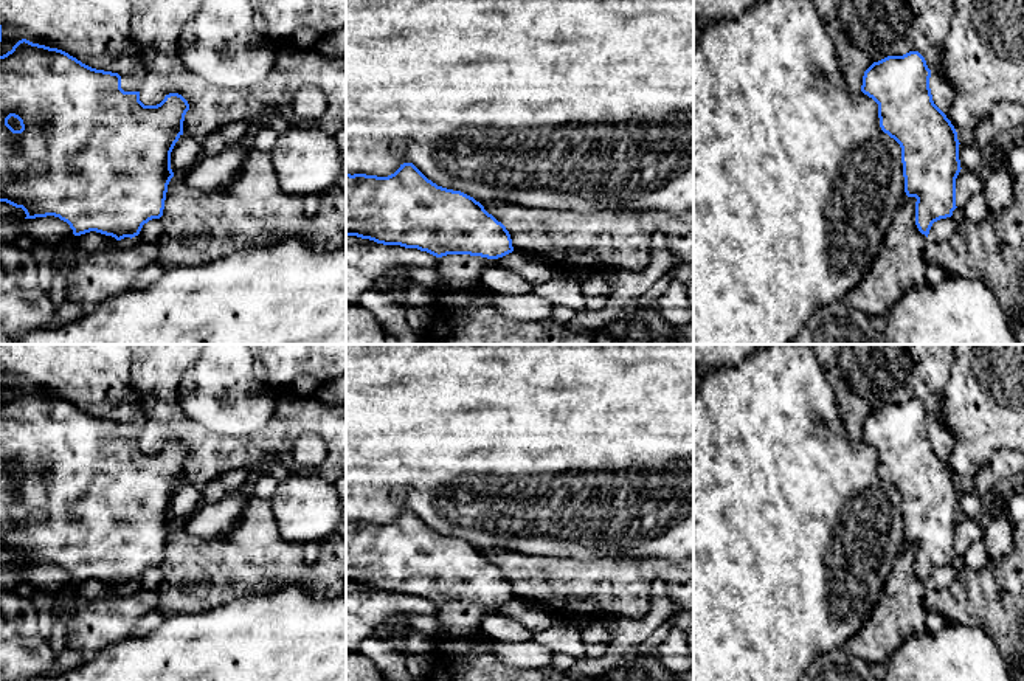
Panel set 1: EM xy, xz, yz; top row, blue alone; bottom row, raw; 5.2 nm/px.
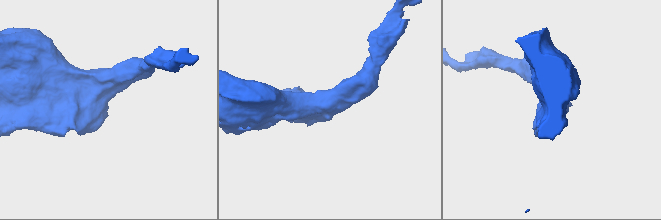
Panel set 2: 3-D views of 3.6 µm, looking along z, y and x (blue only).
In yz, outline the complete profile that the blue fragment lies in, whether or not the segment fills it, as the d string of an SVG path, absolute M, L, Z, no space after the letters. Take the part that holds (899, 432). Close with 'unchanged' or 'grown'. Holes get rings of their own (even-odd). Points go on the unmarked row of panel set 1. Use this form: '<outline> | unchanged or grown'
M918 399L887 403L874 410L863 423L861 439L878 451L880 475L901 495L905 540L915 544L915 572L928 585L934 569L953 563L956 526L960 520L957 479L934 451L929 436L931 417Z | unchanged

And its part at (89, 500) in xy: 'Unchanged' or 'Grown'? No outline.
Unchanged

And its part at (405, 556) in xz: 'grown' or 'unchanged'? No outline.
unchanged

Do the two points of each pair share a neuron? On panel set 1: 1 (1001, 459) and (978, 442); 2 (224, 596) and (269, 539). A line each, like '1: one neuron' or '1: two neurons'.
1: two neurons
2: one neuron

